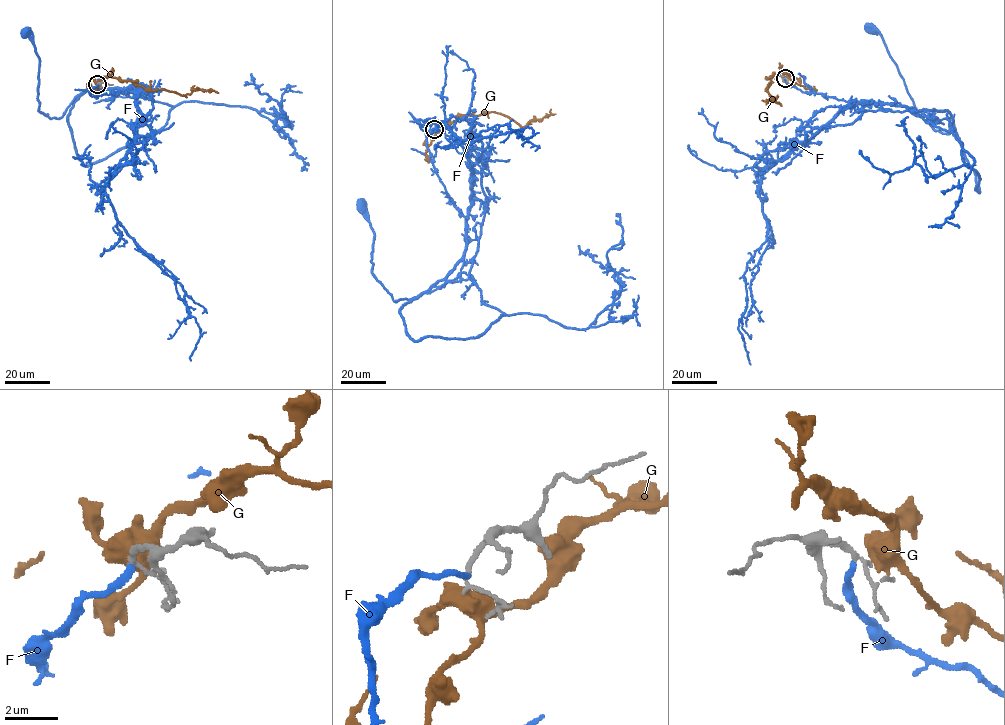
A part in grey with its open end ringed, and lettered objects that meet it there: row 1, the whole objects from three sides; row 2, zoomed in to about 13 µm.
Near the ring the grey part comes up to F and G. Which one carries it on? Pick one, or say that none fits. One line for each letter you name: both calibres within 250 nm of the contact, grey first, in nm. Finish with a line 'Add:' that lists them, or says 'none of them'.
F: 190 nm thick on the grey side, 240 nm on the other
Add: F

